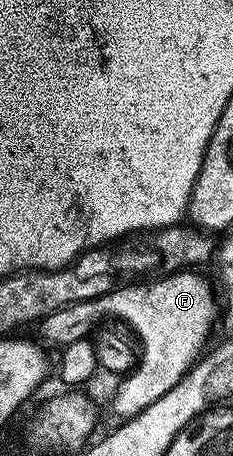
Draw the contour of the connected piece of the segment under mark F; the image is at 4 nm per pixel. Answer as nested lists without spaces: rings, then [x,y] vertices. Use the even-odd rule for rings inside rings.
[[[184,269],[164,274],[164,279],[156,283],[135,281],[130,285],[119,285],[114,291],[106,291],[96,299],[86,299],[57,309],[38,324],[37,329],[43,334],[42,342],[59,343],[58,346],[64,349],[71,342],[86,336],[87,327],[98,328],[103,323],[102,319],[110,315],[128,323],[143,346],[143,355],[141,351],[135,367],[118,380],[119,388],[111,399],[111,407],[120,415],[120,420],[129,420],[153,405],[157,397],[165,397],[173,385],[187,376],[208,346],[211,326],[217,323],[217,299],[211,296],[210,285],[194,273],[194,270]]]

